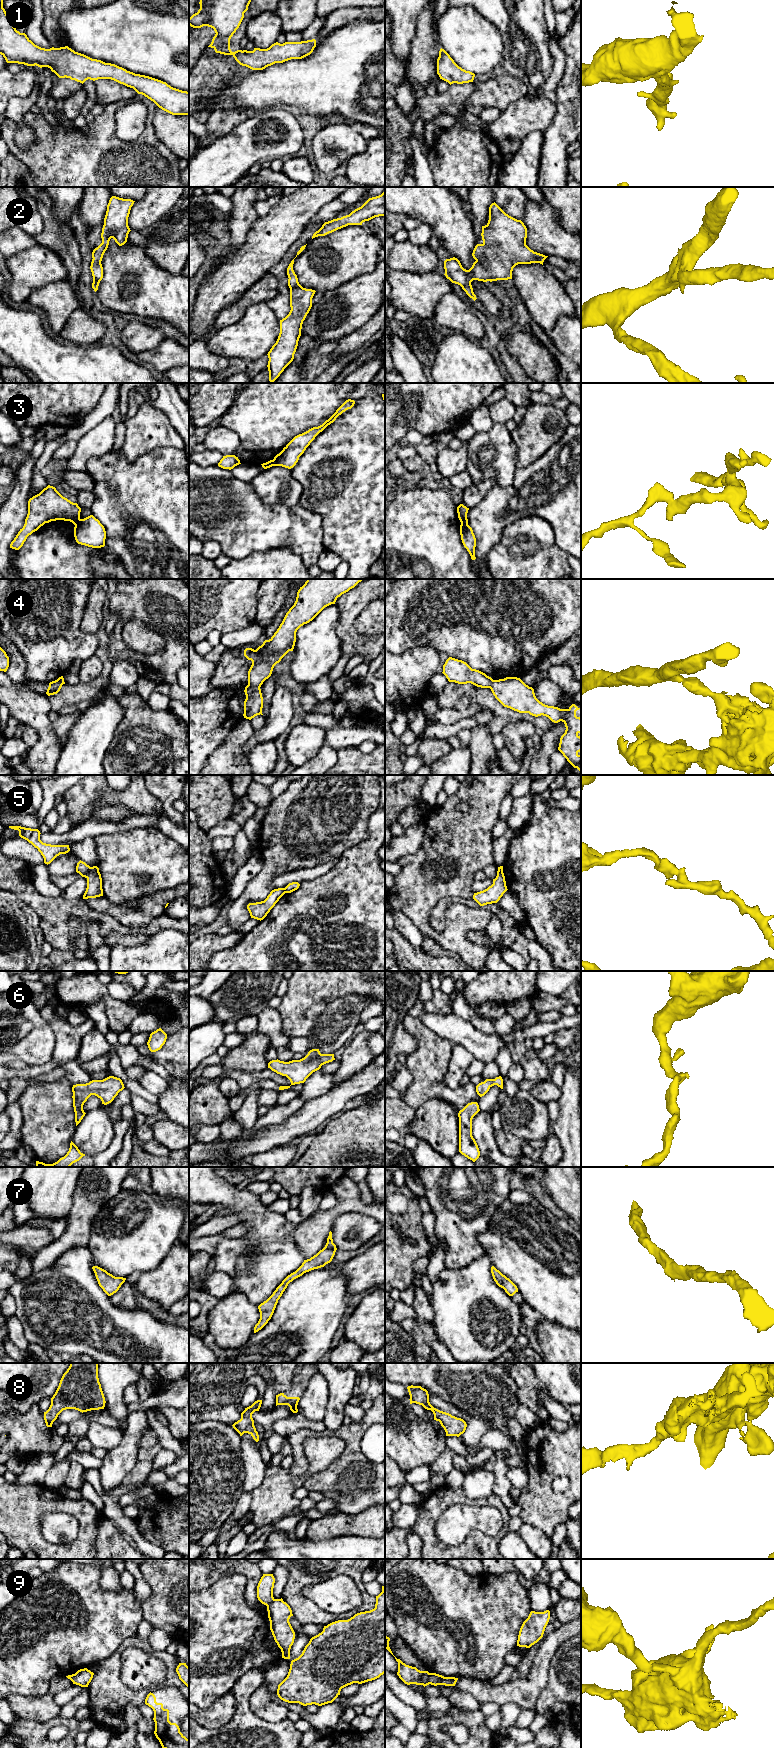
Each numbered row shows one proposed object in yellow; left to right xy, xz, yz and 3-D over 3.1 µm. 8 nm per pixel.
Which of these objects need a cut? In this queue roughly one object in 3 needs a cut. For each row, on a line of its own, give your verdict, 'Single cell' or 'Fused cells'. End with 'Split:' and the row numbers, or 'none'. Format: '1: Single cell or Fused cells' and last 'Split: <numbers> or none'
1: Single cell
2: Single cell
3: Fused cells
4: Fused cells
5: Fused cells
6: Single cell
7: Single cell
8: Single cell
9: Fused cells
Split: 3, 4, 5, 9

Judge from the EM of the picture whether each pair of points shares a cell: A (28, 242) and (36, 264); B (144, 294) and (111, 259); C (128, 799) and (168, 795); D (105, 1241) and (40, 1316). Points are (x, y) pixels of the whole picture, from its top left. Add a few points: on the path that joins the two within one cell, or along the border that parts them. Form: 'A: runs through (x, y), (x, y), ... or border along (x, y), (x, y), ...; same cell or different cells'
A: border along (36, 244), (10, 256); different cells
B: runs through (139, 284), (121, 264); same cell
C: border along (145, 785), (159, 800), (162, 812); different cells
D: border along (87, 1246), (91, 1254), (91, 1260), (95, 1265); different cells

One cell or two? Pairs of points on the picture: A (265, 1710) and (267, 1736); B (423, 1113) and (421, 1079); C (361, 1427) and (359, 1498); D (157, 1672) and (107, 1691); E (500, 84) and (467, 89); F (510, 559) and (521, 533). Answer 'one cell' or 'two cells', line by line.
A: two cells
B: two cells
C: one cell
D: two cells
E: two cells
F: one cell

